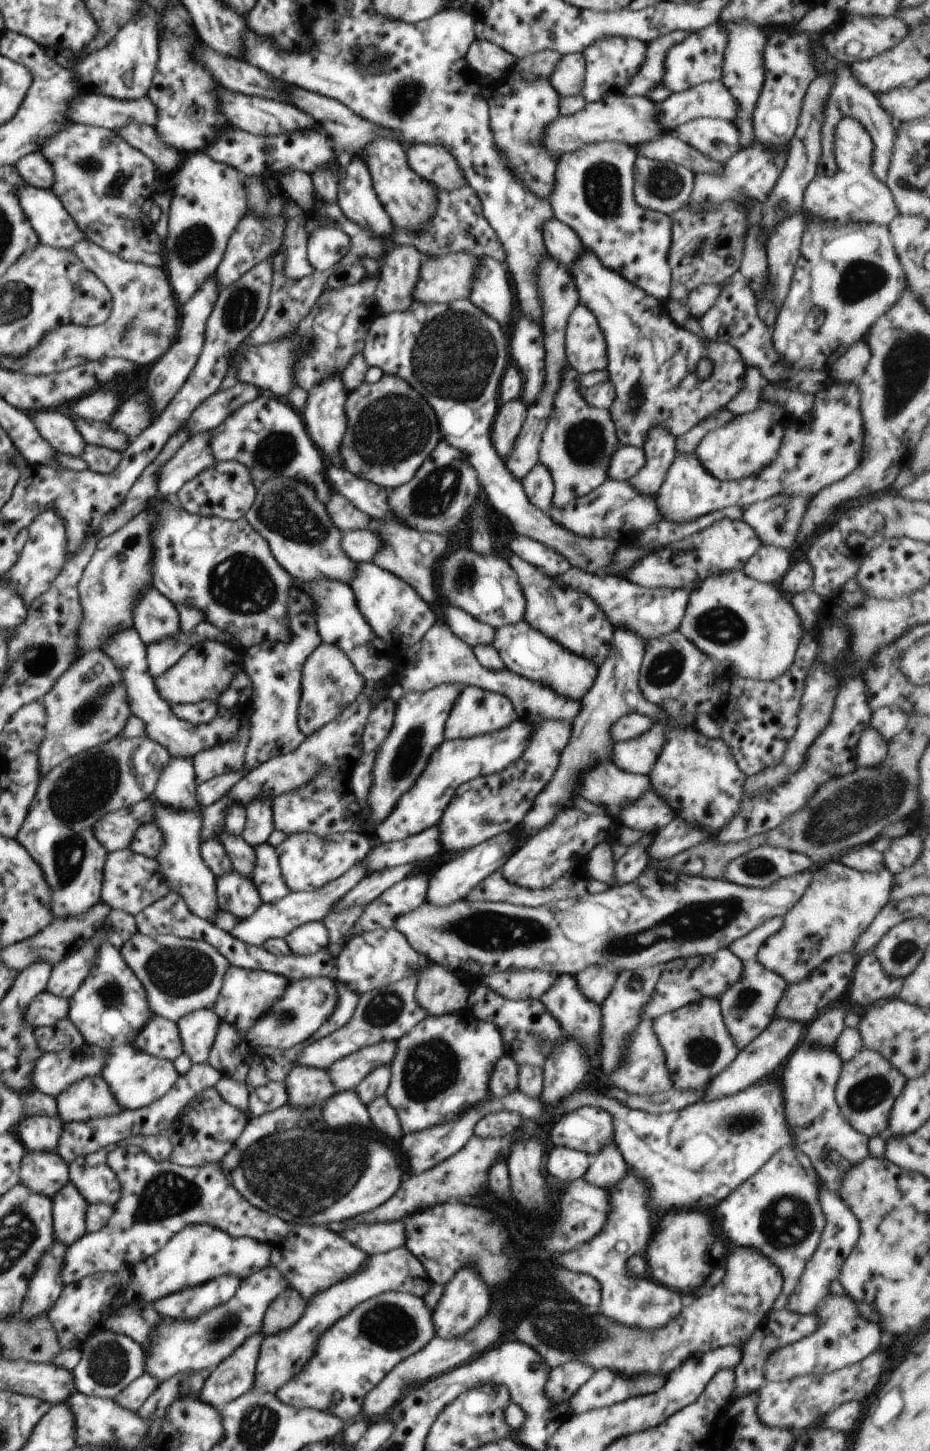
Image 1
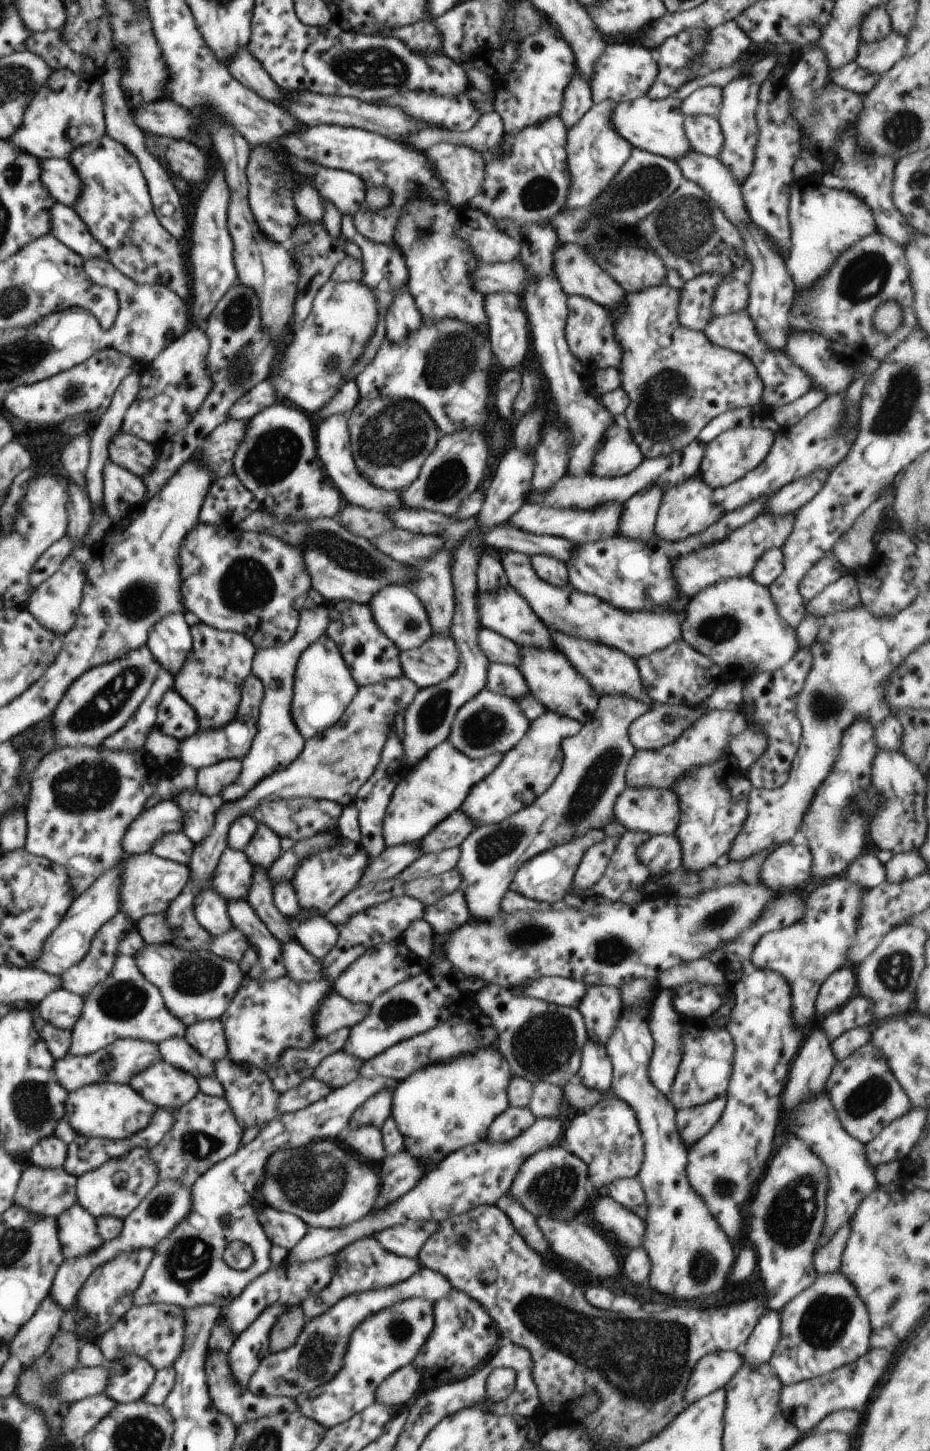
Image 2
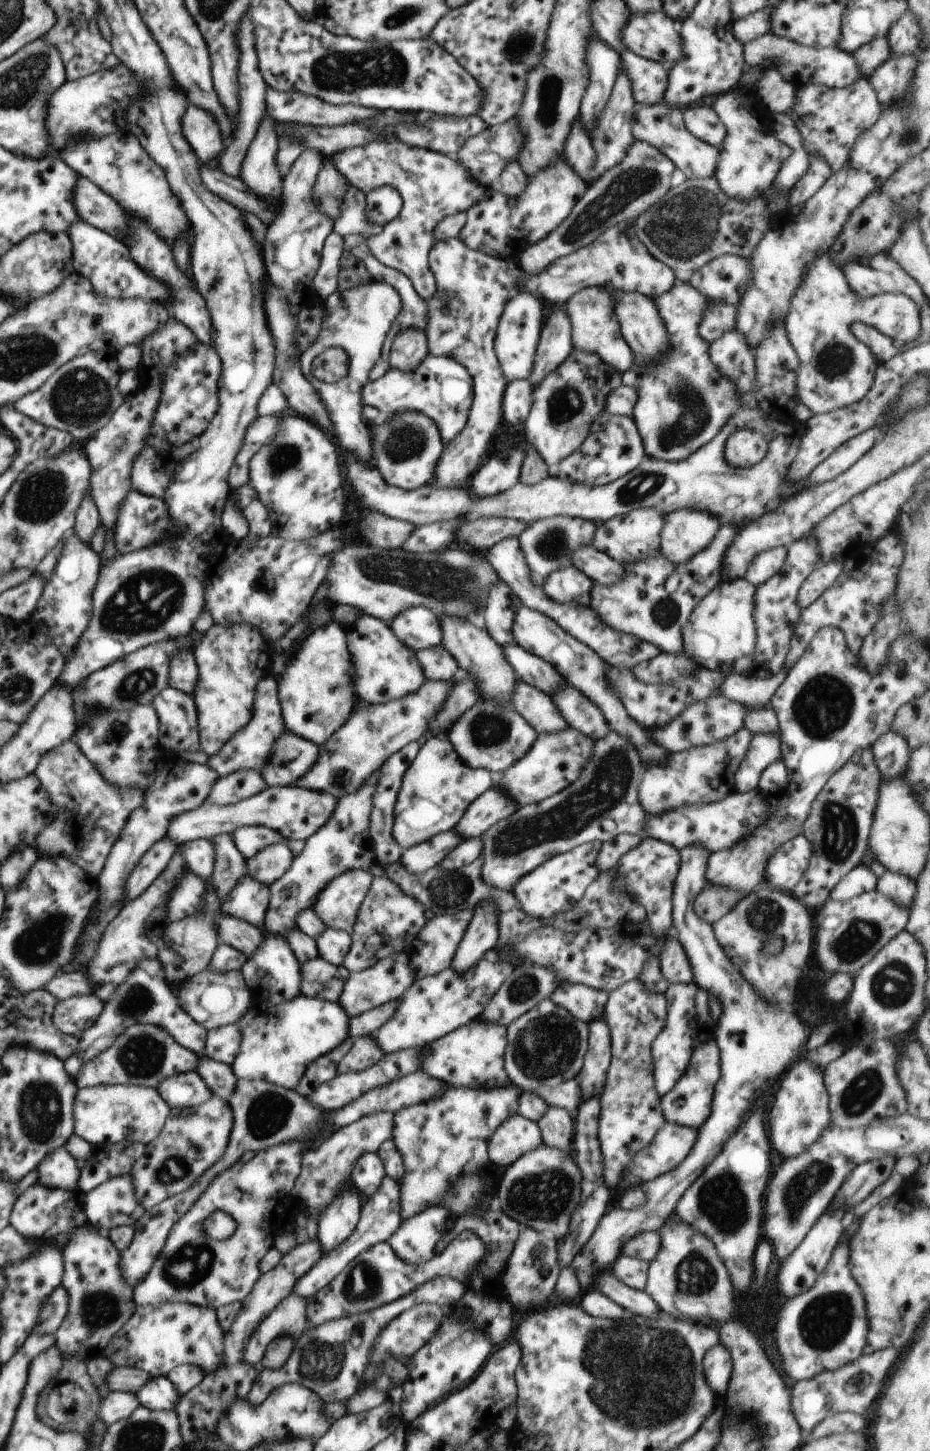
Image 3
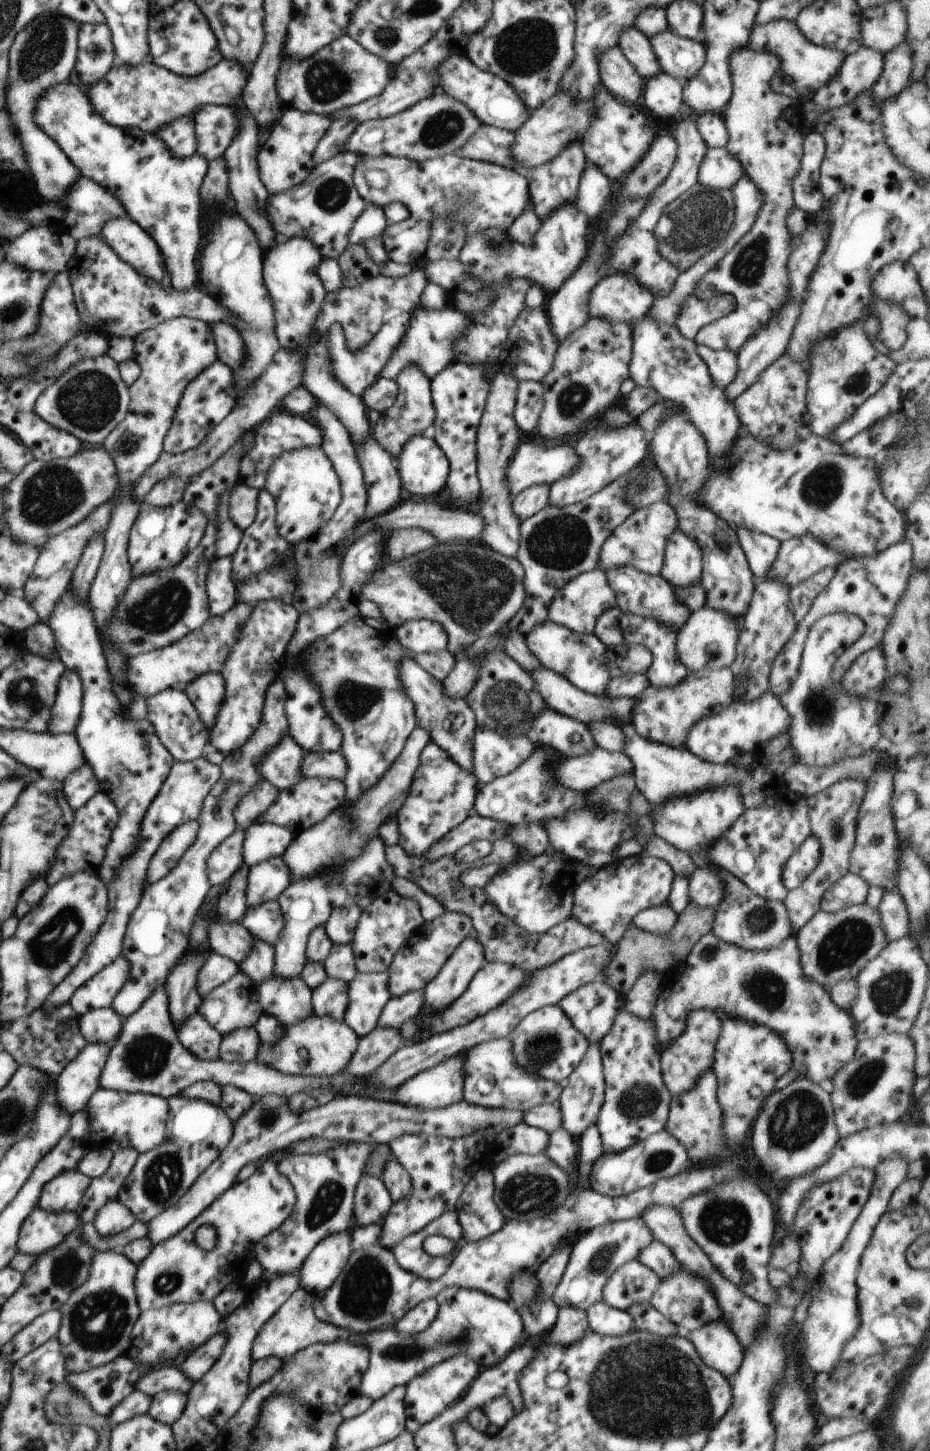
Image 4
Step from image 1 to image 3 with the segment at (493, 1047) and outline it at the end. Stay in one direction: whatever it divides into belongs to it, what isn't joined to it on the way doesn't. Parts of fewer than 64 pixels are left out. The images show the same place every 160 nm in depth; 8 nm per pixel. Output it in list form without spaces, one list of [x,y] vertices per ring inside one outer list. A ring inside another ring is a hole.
[[[514,1086],[503,1087],[500,1090],[494,1088],[494,1092],[488,1092],[490,1088],[447,1088],[442,1100],[430,1100],[428,1104],[420,1103],[407,1109],[399,1110],[394,1115],[394,1132],[392,1140],[404,1160],[406,1174],[402,1178],[402,1188],[400,1190],[399,1209],[400,1218],[406,1221],[409,1218],[419,1215],[426,1209],[430,1209],[434,1204],[443,1202],[444,1194],[455,1185],[460,1176],[469,1176],[480,1172],[480,1168],[490,1163],[488,1156],[488,1146],[491,1136],[495,1134],[497,1128],[509,1117],[517,1114],[519,1105],[519,1090]]]

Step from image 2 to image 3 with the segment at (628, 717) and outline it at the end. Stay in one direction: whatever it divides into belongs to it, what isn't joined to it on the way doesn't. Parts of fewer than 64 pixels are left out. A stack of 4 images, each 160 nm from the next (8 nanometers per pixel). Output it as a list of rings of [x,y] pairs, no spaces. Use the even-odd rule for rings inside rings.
[[[616,731],[594,744],[594,758],[582,776],[562,794],[520,807],[509,817],[493,824],[481,834],[485,862],[481,879],[491,887],[511,891],[531,870],[553,856],[568,852],[586,842],[601,842],[630,833],[648,839],[647,814],[639,801],[638,786],[646,774],[634,745]],[[491,899],[475,908],[472,920],[452,960],[451,967],[458,974],[467,972],[480,958],[490,957],[499,937],[497,920],[497,908]]]

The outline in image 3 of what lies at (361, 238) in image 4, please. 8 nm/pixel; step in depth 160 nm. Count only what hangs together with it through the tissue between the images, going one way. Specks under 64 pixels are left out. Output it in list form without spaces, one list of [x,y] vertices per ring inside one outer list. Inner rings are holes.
[[[349,186],[346,198],[341,201],[342,216],[334,222],[333,230],[340,236],[361,234],[374,236],[383,231],[383,226],[367,219],[366,195],[356,187]]]

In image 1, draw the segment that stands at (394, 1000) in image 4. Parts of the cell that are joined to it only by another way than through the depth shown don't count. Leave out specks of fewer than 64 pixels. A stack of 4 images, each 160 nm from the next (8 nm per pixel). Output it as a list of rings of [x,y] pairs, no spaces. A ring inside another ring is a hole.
[[[333,978],[293,980],[287,985],[284,996],[247,1032],[250,1047],[268,1047],[284,1051],[308,1040],[335,1011],[339,994]]]

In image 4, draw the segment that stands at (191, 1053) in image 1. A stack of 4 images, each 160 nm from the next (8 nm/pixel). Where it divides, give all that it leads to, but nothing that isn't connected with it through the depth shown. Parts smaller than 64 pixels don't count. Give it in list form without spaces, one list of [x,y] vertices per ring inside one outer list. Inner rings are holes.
[[[246,1027],[223,1035],[219,1048],[220,1059],[226,1062],[247,1063],[257,1058],[261,1045],[257,1030]]]

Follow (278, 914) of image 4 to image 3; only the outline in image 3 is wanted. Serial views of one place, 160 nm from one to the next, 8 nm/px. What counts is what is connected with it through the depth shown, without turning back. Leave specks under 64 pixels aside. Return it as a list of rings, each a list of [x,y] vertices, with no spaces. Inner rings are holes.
[[[246,874],[229,894],[227,902],[220,903],[220,912],[262,927],[268,912],[270,893],[266,885]]]

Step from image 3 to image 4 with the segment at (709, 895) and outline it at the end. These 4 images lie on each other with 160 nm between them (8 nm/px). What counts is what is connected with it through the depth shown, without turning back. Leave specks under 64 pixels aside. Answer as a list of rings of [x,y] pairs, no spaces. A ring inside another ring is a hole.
[[[689,904],[678,914],[673,927],[665,935],[645,931],[631,924],[617,942],[617,950],[613,959],[603,970],[604,982],[623,997],[628,994],[629,990],[632,990],[645,970],[652,969],[657,971],[657,974],[663,979],[667,978],[668,970],[682,962],[690,954],[696,942],[711,932],[715,917],[714,911],[715,908],[712,907],[696,907]]]

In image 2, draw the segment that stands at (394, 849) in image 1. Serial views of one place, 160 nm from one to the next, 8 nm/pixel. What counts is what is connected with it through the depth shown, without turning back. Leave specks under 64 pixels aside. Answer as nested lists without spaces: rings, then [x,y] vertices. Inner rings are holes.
[[[455,810],[418,843],[423,854],[437,853],[460,847],[463,840],[476,829],[473,820],[464,811]]]

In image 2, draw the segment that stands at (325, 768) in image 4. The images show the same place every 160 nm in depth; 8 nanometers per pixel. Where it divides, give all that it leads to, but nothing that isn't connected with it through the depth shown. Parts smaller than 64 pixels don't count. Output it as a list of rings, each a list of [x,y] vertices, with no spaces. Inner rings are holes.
[[[315,588],[310,590],[306,604],[308,604],[306,606],[308,612],[304,611],[300,614],[298,628],[286,644],[257,649],[255,652],[252,675],[257,676],[265,688],[265,695],[259,710],[256,738],[247,754],[248,758],[244,760],[242,772],[234,784],[223,788],[219,798],[216,799],[218,802],[238,801],[248,794],[248,791],[251,791],[259,781],[264,780],[264,777],[285,769],[305,749],[305,738],[300,734],[291,715],[296,665],[302,652],[327,631],[326,628],[331,621],[330,610],[326,608],[326,604],[329,602],[326,602]]]

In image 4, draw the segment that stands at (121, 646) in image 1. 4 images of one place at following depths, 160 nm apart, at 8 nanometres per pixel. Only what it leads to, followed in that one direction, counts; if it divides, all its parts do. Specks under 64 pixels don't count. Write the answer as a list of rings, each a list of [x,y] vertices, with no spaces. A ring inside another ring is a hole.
[[[286,735],[261,761],[261,773],[264,779],[279,791],[303,781],[301,771],[306,752],[290,736]]]

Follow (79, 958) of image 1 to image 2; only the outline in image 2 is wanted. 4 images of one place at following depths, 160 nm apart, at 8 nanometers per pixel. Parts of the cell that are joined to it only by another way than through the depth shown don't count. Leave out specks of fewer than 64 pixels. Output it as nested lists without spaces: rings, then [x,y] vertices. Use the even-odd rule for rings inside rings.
[[[118,911],[98,929],[86,956],[78,964],[71,966],[64,974],[61,974],[63,988],[86,998],[98,982],[102,982],[112,972],[120,941],[128,930],[131,931],[134,928],[136,928],[136,922],[130,919],[125,912]]]

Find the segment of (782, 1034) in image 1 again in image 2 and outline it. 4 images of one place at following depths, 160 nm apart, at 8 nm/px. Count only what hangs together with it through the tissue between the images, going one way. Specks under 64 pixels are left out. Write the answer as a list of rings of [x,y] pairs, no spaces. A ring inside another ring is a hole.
[[[844,876],[822,882],[806,900],[806,912],[800,921],[791,927],[767,932],[751,952],[752,964],[756,968],[770,968],[788,978],[792,986],[792,1012],[798,1026],[814,1014],[814,1000],[820,984],[834,970],[849,965],[849,946],[859,923],[861,898],[865,892]],[[720,1096],[706,1106],[698,1106],[696,1110],[680,1110],[676,1114],[676,1128],[680,1132],[682,1142],[688,1148],[694,1146],[720,1120],[724,1106],[726,1106],[726,1096]]]

